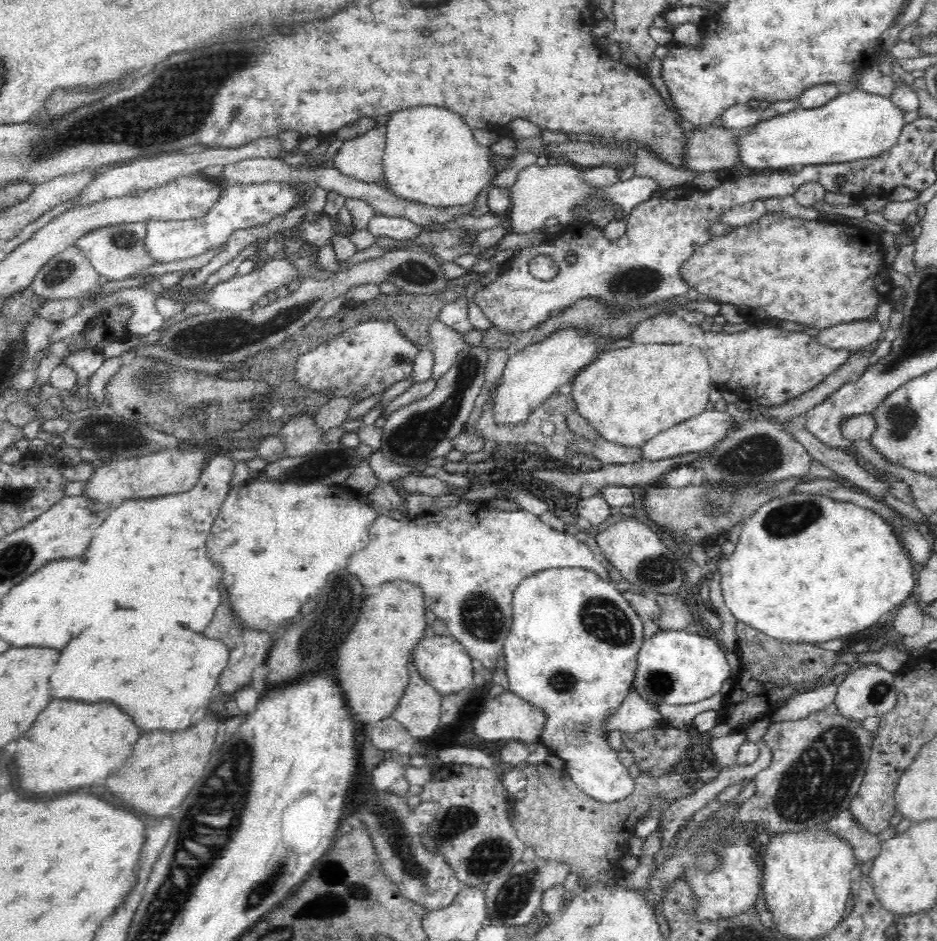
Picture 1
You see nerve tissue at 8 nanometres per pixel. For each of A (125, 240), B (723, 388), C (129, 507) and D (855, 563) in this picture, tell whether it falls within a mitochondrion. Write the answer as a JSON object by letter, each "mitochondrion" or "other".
{"A":"mitochondrion","B":"other","C":"other","D":"other"}

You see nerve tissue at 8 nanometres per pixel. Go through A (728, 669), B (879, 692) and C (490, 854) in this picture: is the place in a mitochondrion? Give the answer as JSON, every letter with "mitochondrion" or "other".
{"A":"other","B":"mitochondrion","C":"mitochondrion"}

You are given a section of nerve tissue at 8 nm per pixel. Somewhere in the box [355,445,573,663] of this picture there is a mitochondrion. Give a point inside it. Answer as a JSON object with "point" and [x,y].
{"point":[481,617]}

